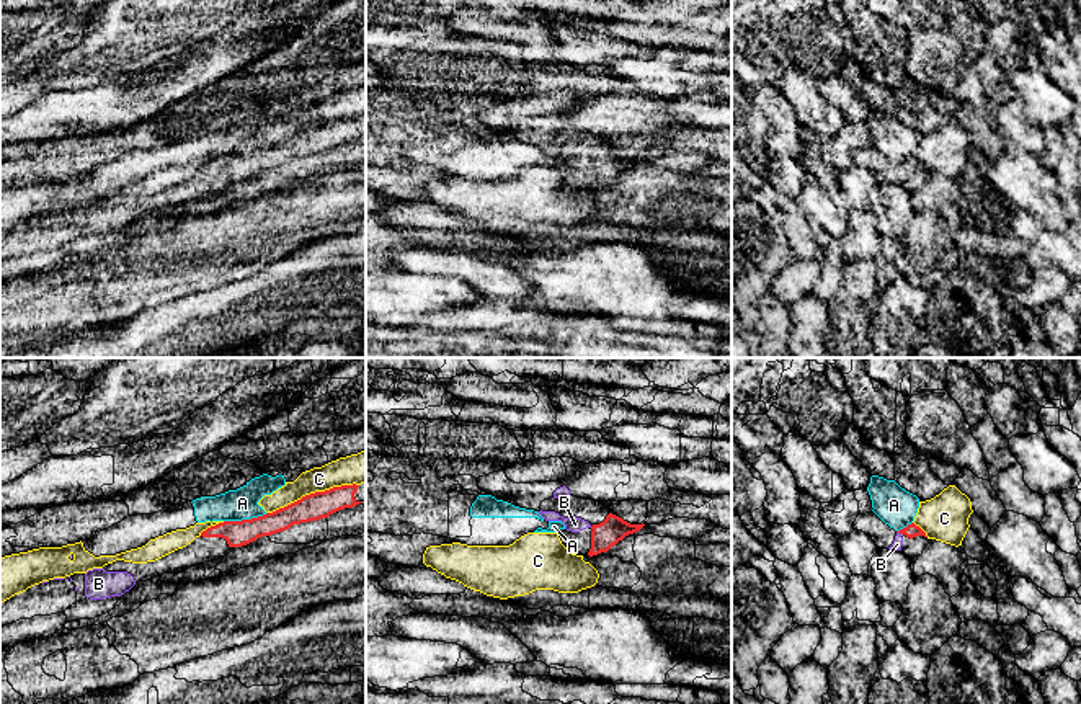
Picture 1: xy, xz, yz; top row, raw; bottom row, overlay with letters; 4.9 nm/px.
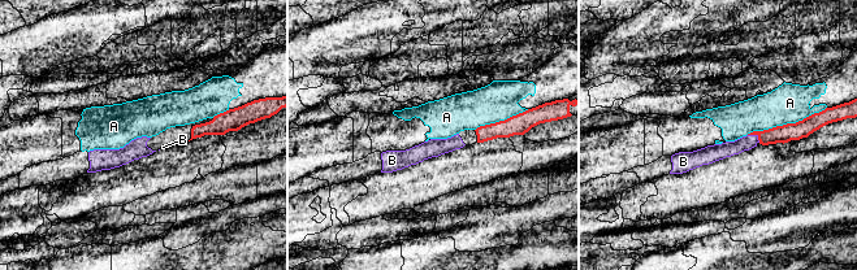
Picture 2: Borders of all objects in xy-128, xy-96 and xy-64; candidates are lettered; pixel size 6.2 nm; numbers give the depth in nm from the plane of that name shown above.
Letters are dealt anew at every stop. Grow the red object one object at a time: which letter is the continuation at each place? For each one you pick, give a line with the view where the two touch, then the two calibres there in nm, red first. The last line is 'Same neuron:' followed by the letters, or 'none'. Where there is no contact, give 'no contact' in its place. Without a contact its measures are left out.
B: contact in yz; calibres 70 and 50 nm
Same neuron: B

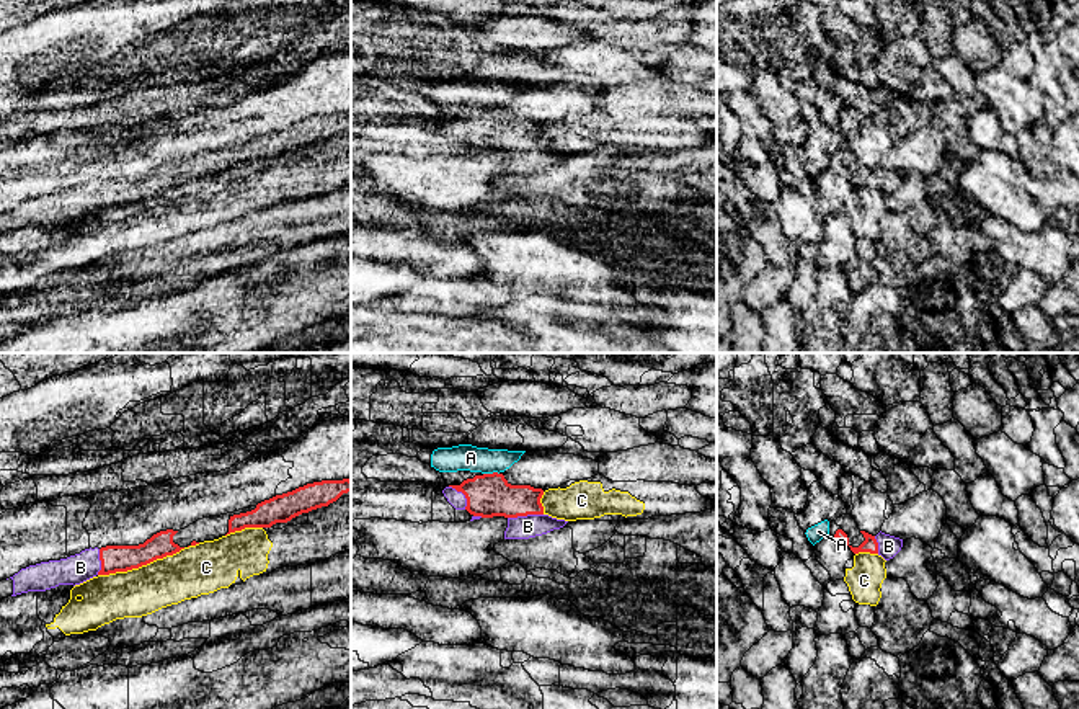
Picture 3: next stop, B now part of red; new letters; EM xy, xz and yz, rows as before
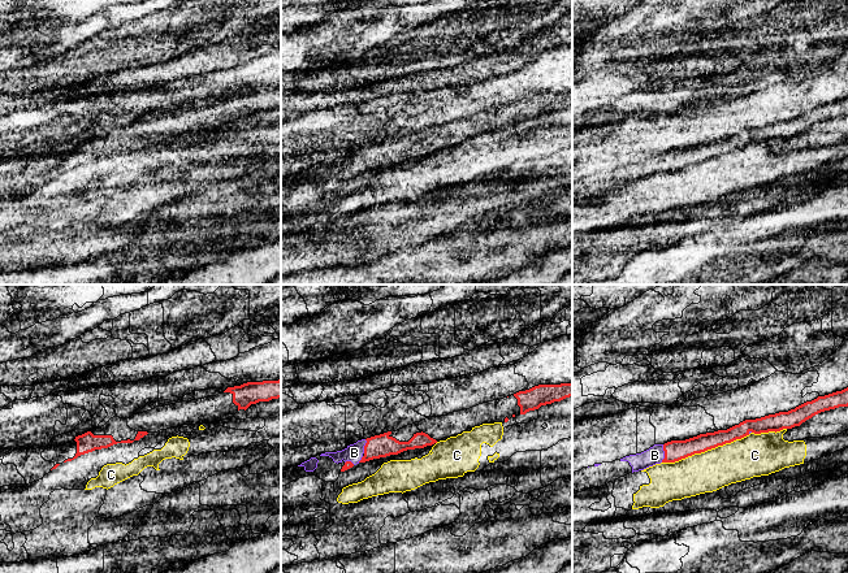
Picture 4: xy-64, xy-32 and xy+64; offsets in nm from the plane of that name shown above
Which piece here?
B: contact in xz; calibres 220 and 110 nm
Same neuron: B

